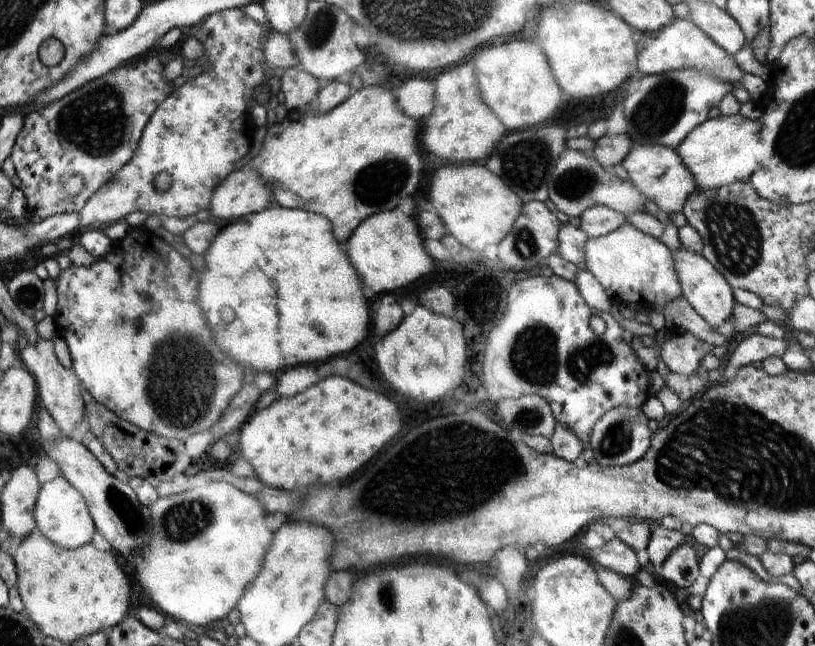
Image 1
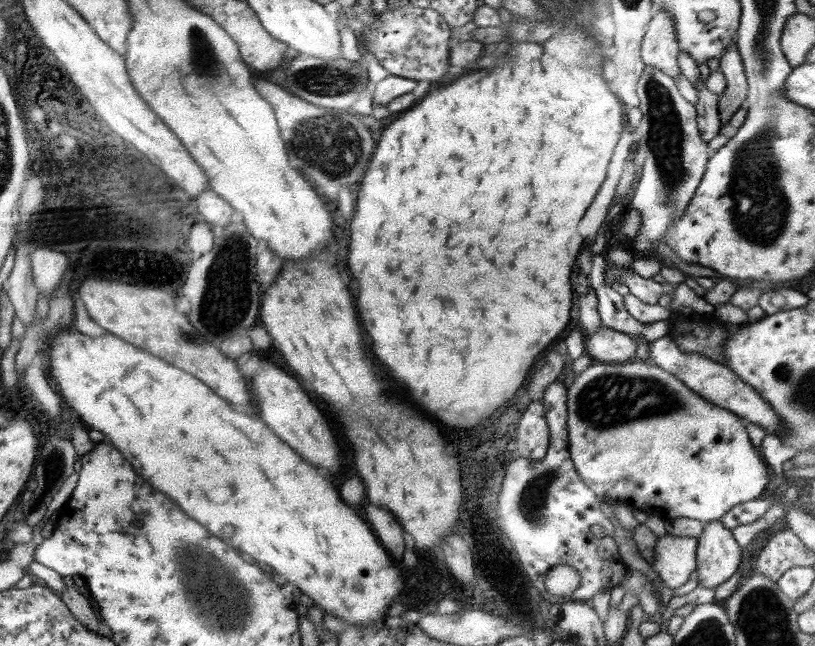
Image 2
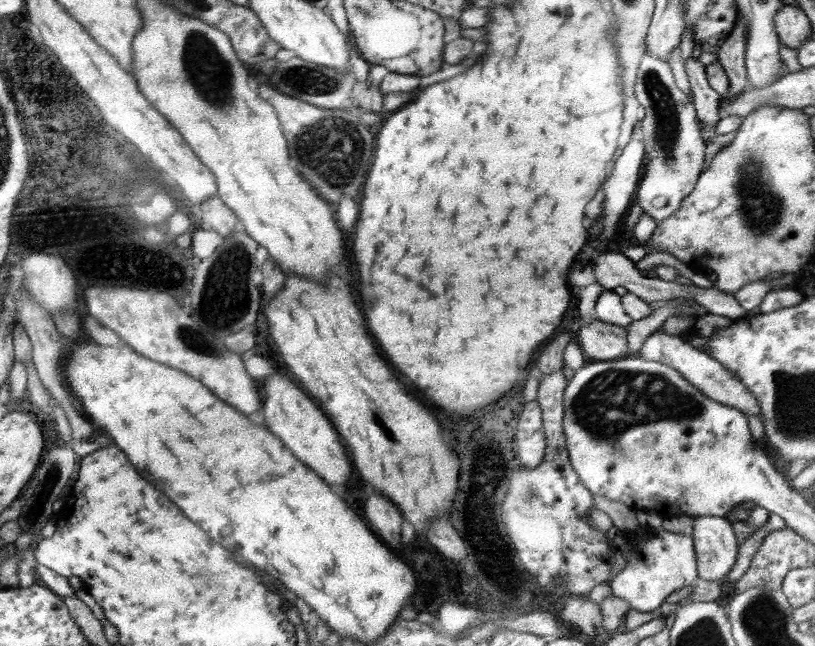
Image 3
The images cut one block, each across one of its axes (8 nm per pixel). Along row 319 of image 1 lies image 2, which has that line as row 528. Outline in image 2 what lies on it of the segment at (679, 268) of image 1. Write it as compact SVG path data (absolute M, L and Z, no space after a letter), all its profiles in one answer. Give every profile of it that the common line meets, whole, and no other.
M719 520L704 523L704 531L697 540L696 574L698 575L698 585L716 590L720 584L728 580L738 570L744 551L732 536L732 531Z

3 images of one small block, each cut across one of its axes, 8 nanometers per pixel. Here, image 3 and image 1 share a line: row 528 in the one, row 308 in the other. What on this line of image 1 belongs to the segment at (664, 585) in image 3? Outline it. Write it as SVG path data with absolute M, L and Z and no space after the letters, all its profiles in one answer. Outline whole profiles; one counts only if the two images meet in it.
M630 224L585 244L588 271L602 285L608 298L615 304L663 308L683 296L671 250L660 241Z

